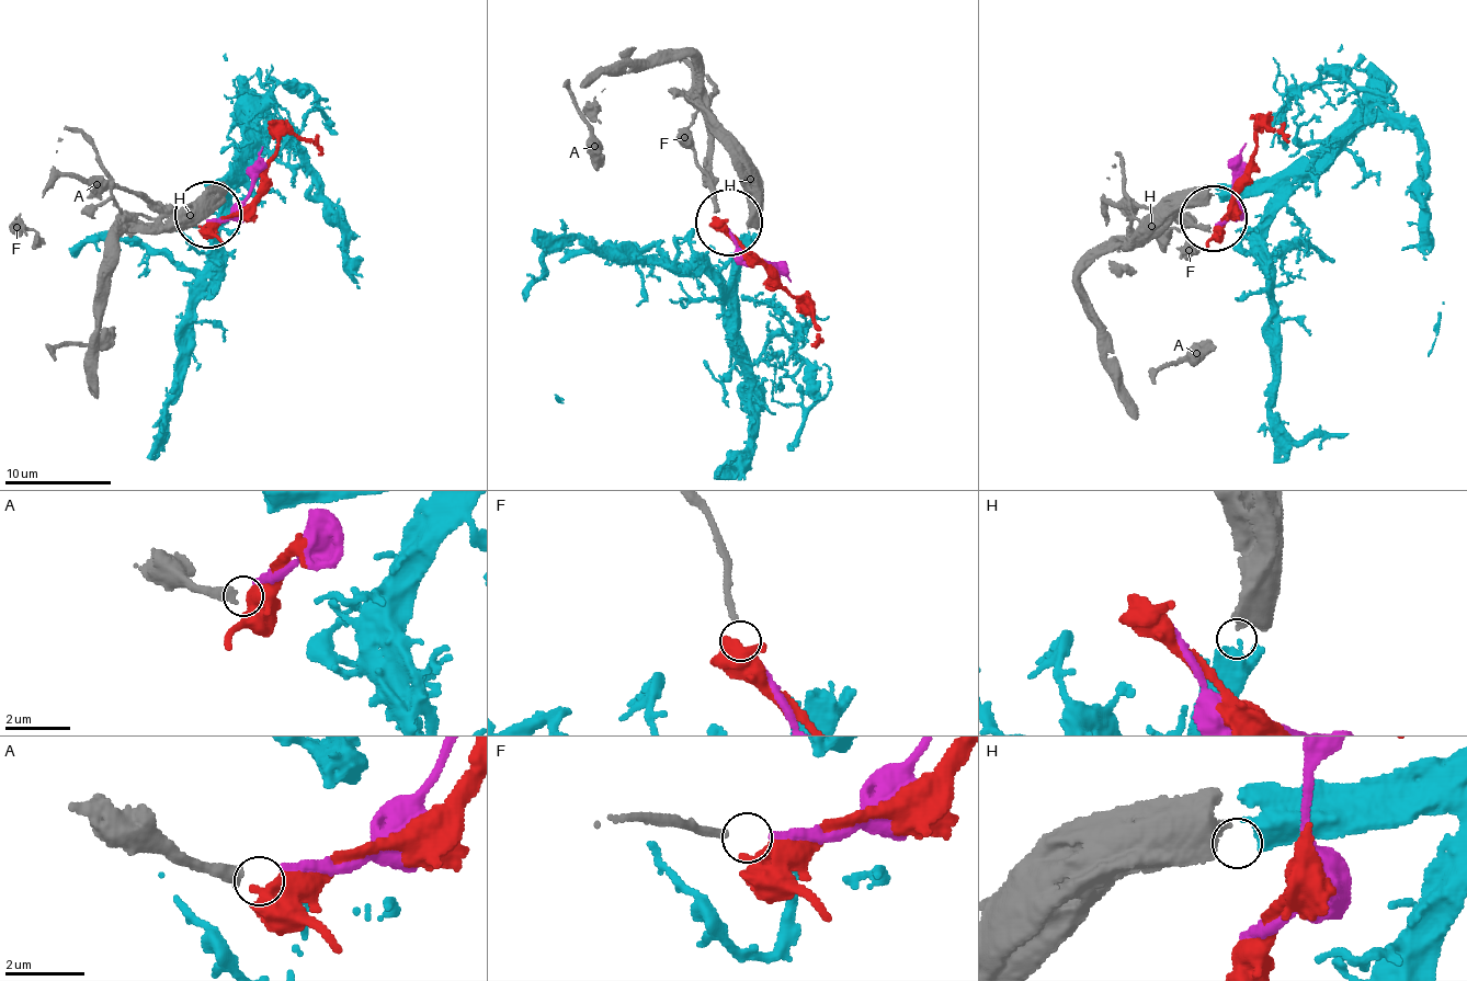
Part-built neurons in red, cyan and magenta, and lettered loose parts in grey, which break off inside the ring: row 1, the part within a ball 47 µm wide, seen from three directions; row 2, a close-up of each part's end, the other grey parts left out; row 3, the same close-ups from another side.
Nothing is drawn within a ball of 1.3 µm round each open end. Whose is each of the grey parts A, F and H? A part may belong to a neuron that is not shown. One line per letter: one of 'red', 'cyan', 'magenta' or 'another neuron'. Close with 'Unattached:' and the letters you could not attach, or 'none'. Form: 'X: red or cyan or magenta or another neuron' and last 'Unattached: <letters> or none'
A: red
F: magenta
H: cyan
Unattached: none

